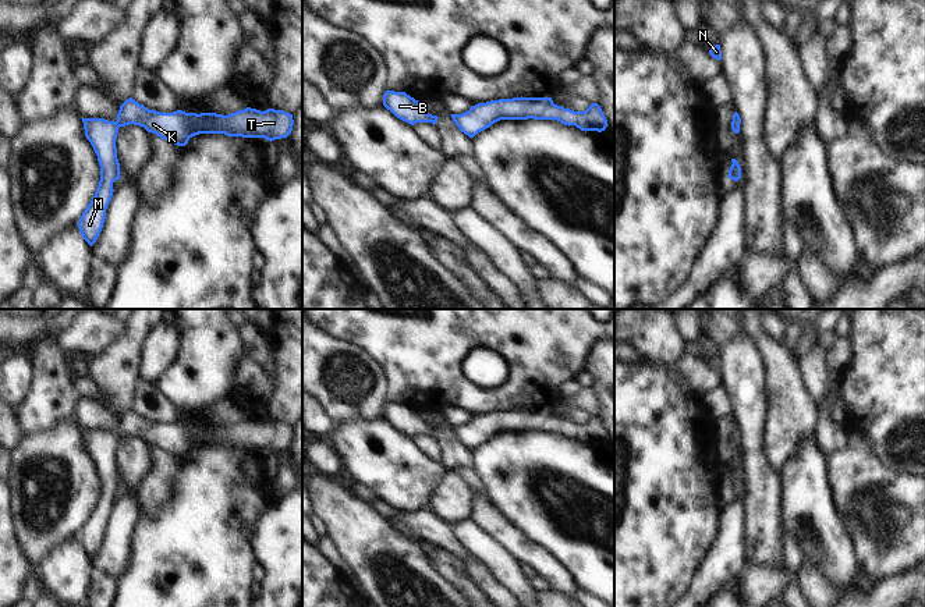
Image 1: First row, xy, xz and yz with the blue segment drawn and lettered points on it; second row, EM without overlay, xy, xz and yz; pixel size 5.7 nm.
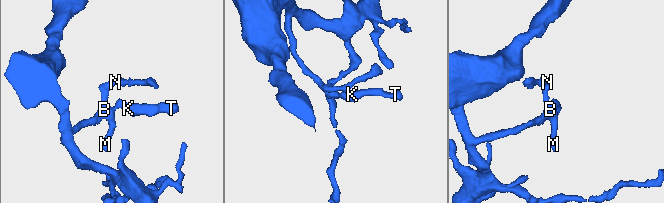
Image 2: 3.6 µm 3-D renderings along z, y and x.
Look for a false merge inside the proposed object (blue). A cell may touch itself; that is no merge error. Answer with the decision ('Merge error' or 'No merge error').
No merge error.

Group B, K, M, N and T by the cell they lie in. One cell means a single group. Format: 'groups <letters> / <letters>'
groups B K M N T

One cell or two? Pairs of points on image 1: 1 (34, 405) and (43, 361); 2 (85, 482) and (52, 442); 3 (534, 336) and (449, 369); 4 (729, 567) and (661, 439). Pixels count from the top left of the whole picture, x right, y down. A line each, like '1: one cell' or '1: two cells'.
1: one cell
2: one cell
3: one cell
4: two cells

